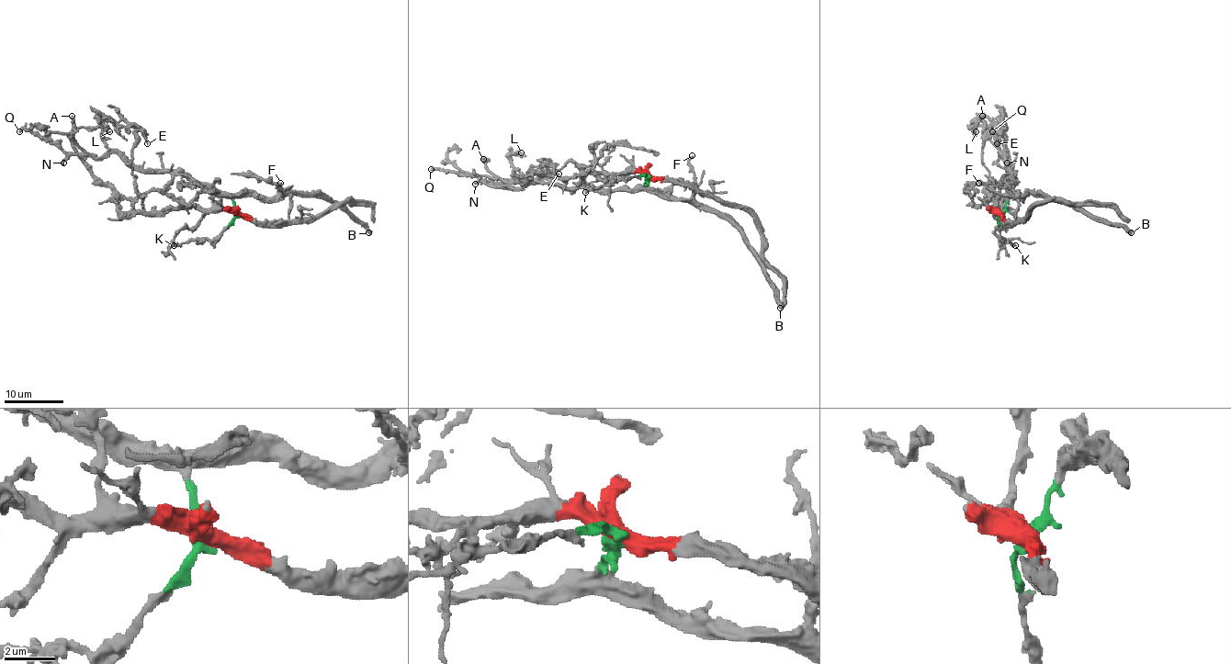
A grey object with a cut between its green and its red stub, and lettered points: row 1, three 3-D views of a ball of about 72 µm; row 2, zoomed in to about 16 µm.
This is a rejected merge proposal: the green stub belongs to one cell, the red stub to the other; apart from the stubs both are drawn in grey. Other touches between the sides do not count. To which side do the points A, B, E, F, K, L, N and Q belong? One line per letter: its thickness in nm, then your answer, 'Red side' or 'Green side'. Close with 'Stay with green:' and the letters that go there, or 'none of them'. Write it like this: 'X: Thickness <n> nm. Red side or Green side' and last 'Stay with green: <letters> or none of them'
A: Thickness 340 nm. Green side
B: Thickness 480 nm. Green side
E: Thickness 100 nm. Red side
F: Thickness 220 nm. Green side
K: Thickness 320 nm. Green side
L: Thickness 240 nm. Green side
N: Thickness 220 nm. Green side
Q: Thickness 260 nm. Green side
Stay with green: A, B, F, K, L, N, Q

